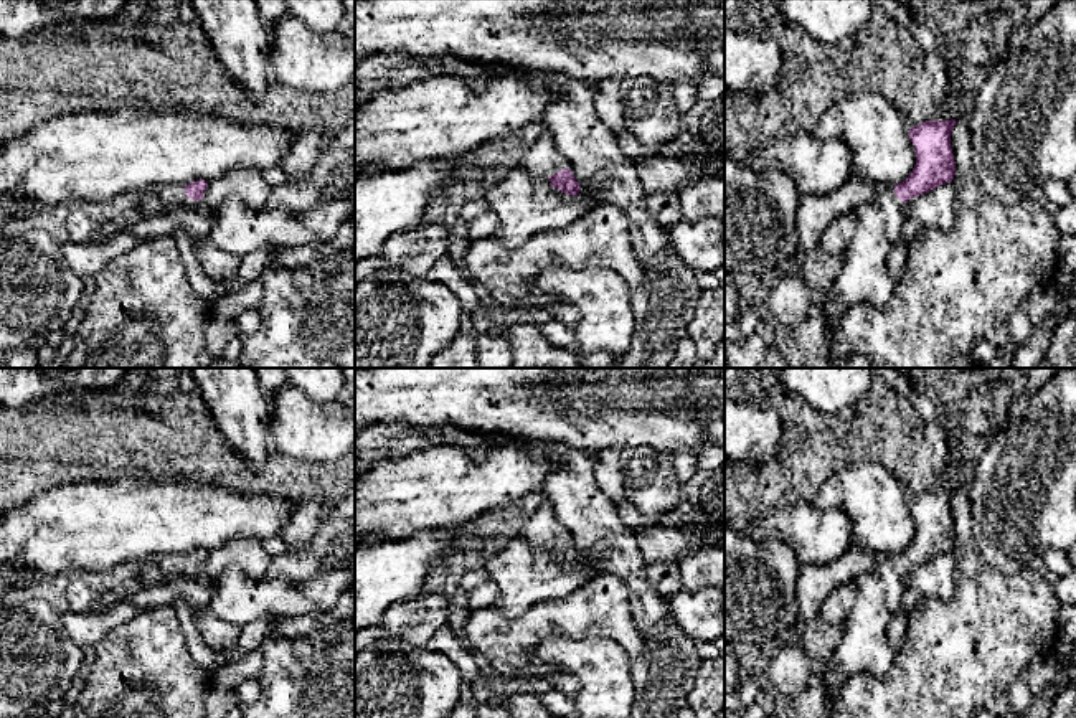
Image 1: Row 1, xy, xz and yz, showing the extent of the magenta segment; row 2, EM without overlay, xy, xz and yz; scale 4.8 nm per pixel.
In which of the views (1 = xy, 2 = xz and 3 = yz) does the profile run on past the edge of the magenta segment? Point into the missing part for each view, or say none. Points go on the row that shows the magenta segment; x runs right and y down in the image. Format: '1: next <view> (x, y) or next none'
1: next xy (197, 220)
2: next xz (543, 159)
3: next yz (863, 279)

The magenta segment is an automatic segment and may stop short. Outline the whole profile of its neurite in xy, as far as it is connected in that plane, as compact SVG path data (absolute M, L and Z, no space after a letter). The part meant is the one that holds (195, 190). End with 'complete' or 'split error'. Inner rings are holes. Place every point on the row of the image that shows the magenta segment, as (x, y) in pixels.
M196 180L185 187L165 185L160 188L162 198L168 203L162 215L177 220L193 243L210 238L215 221L211 210L201 203L206 187L208 182Z; split error

